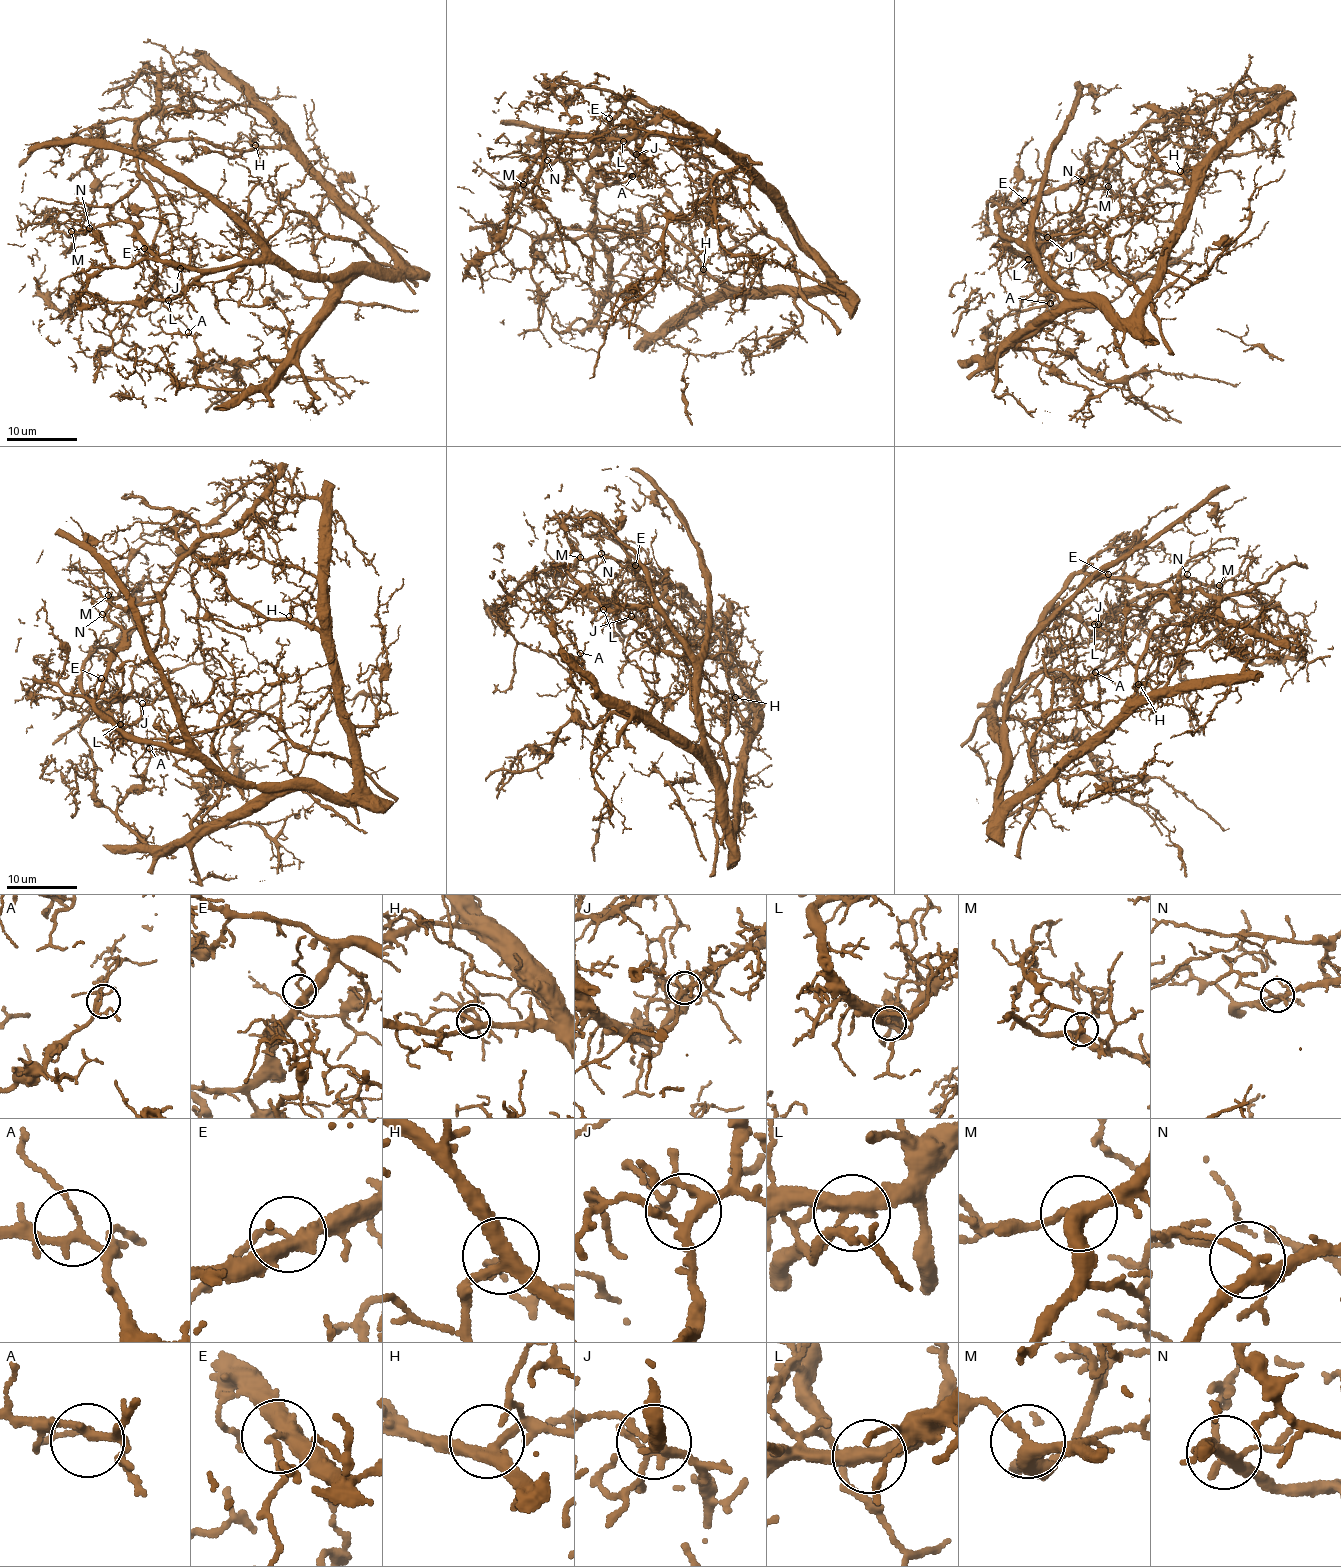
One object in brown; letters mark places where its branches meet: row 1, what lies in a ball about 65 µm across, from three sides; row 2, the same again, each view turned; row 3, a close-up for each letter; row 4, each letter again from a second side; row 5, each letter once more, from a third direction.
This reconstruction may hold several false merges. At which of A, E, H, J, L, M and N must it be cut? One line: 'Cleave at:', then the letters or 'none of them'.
Cleave at: L

